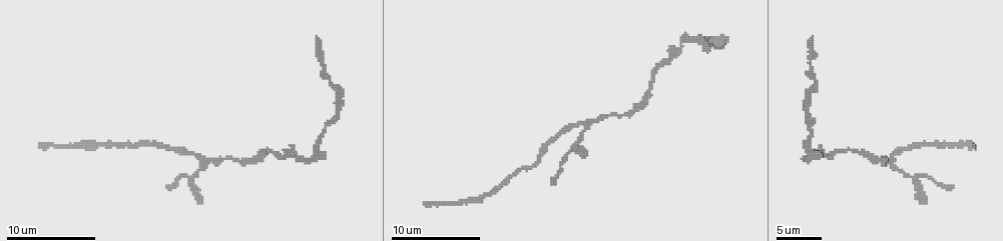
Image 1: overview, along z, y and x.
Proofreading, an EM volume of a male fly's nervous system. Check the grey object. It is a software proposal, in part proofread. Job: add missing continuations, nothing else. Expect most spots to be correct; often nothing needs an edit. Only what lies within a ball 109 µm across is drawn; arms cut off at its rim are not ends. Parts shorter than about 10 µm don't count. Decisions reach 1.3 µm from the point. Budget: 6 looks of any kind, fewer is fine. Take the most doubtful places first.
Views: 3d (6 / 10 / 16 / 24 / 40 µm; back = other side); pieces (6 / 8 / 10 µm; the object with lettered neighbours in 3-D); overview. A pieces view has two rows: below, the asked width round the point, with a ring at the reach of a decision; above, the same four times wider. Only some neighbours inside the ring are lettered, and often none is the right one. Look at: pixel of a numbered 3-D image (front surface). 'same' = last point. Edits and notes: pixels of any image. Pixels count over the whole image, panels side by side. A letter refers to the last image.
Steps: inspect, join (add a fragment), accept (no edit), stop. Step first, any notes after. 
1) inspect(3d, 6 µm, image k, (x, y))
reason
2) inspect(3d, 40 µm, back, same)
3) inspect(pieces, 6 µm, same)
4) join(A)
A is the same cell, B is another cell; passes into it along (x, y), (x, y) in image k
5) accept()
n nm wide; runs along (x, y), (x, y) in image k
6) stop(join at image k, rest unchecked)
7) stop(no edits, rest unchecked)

inspect(3d, 6 µm, image 1, (42, 146))
end of a long branch

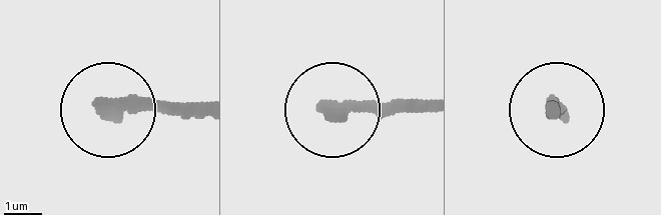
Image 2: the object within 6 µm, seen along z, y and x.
inspect(pieces, 8 µm, image 2, (326, 111))

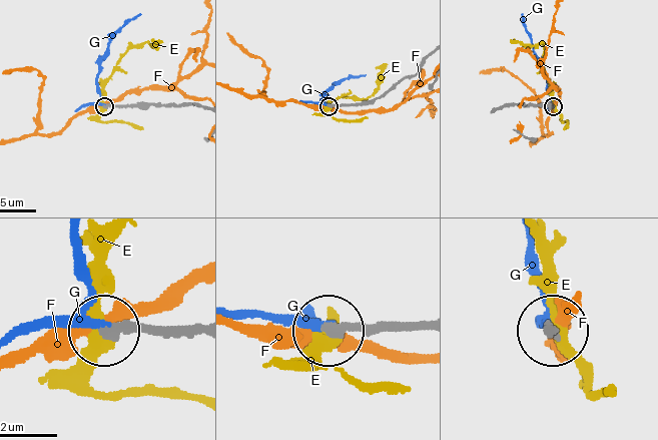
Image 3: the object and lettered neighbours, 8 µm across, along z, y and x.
join(G)
360 nm wide; G is the same cell, E and F are other cells; passes into it along (121, 105), (101, 103), (98, 69), (113, 37), (141, 14) in image 3; the neuron continues

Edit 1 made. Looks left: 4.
inspect(3d, 6 µm, image 1, (555, 182))
an open end

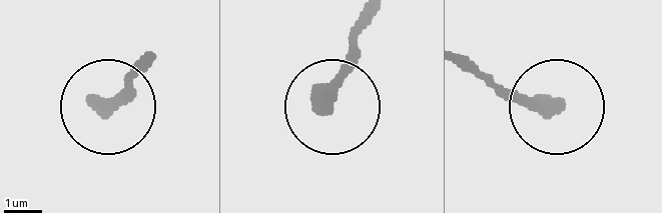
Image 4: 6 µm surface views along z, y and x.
inspect(pieces, 6 µm, image 4, (560, 105))

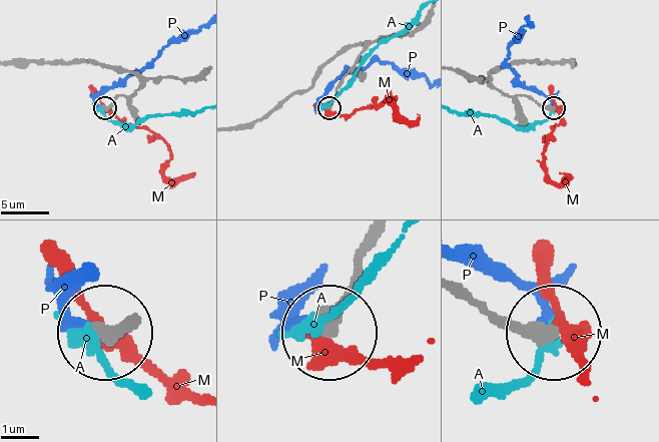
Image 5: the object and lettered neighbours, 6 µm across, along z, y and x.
accept()
390 nm wide; A, M and P are other cells; runs along (377, 243), (333, 326) in image 5; none of them fits

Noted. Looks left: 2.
inspect(pieces, 6 µm, image 1, (927, 202))
an open end

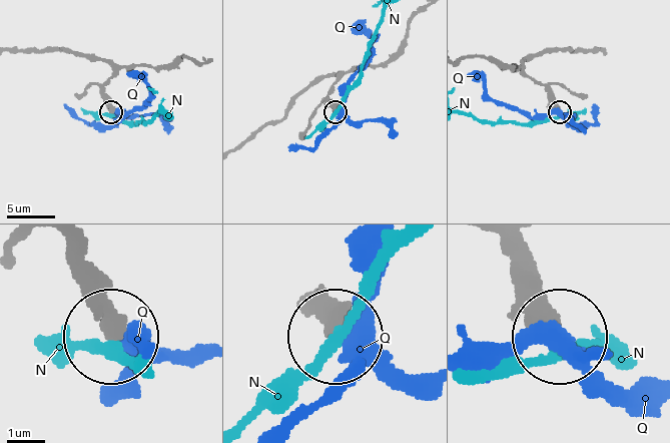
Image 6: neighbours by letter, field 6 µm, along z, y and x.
accept()
500 nm wide; N and Q are other cells; none of them fits

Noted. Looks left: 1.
stop(join at image 3, rest unchecked)

